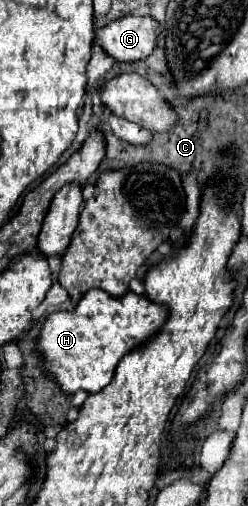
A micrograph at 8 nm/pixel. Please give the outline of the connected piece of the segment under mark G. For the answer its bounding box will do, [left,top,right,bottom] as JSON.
[95,16,161,62]

